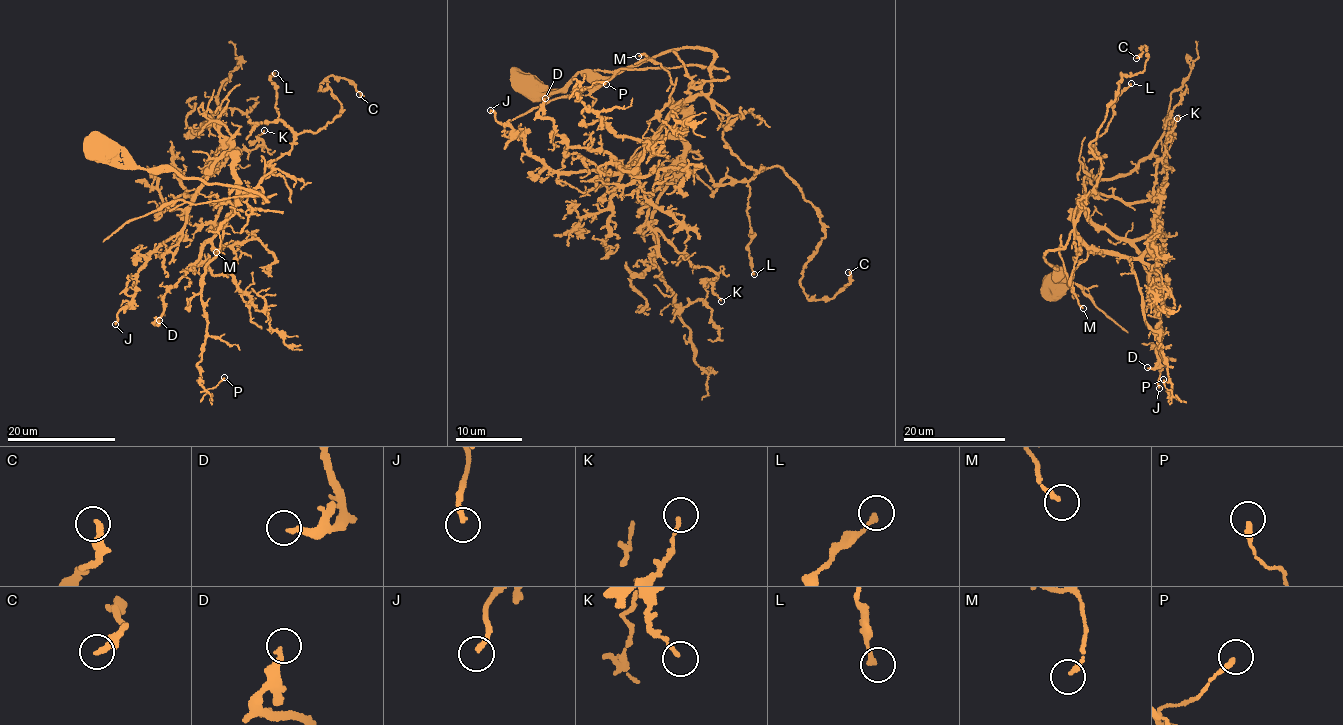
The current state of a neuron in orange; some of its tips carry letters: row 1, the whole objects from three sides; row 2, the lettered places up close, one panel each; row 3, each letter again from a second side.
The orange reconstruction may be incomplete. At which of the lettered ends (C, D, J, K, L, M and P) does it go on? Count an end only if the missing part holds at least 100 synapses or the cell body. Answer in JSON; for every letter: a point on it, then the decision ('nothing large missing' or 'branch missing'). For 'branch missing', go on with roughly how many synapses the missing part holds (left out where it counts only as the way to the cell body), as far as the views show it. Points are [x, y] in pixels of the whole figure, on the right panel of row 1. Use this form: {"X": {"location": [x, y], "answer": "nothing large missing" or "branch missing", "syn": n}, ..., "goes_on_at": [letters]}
{"C": {"location": [1136, 58], "answer": "nothing large missing"}, "D": {"location": [1147, 367], "answer": "nothing large missing"}, "J": {"location": [1159, 388], "answer": "nothing large missing"}, "K": {"location": [1177, 118], "answer": "nothing large missing"}, "L": {"location": [1131, 83], "answer": "nothing large missing"}, "M": {"location": [1083, 308], "answer": "nothing large missing"}, "P": {"location": [1163, 379], "answer": "nothing large missing"}, "goes_on_at": []}

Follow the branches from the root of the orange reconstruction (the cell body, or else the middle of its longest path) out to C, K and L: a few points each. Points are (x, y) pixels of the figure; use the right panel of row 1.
C: (1058, 286), (1044, 252), (1065, 246), (1097, 181), (1089, 145), (1145, 45), (1136, 58)
K: (1058, 286), (1044, 252), (1081, 239), (1073, 210), (1095, 193), (1152, 199), (1177, 118)
L: (1058, 286), (1065, 276), (1055, 280), (1044, 252), (1065, 246), (1100, 175), (1095, 139), (1131, 83)

